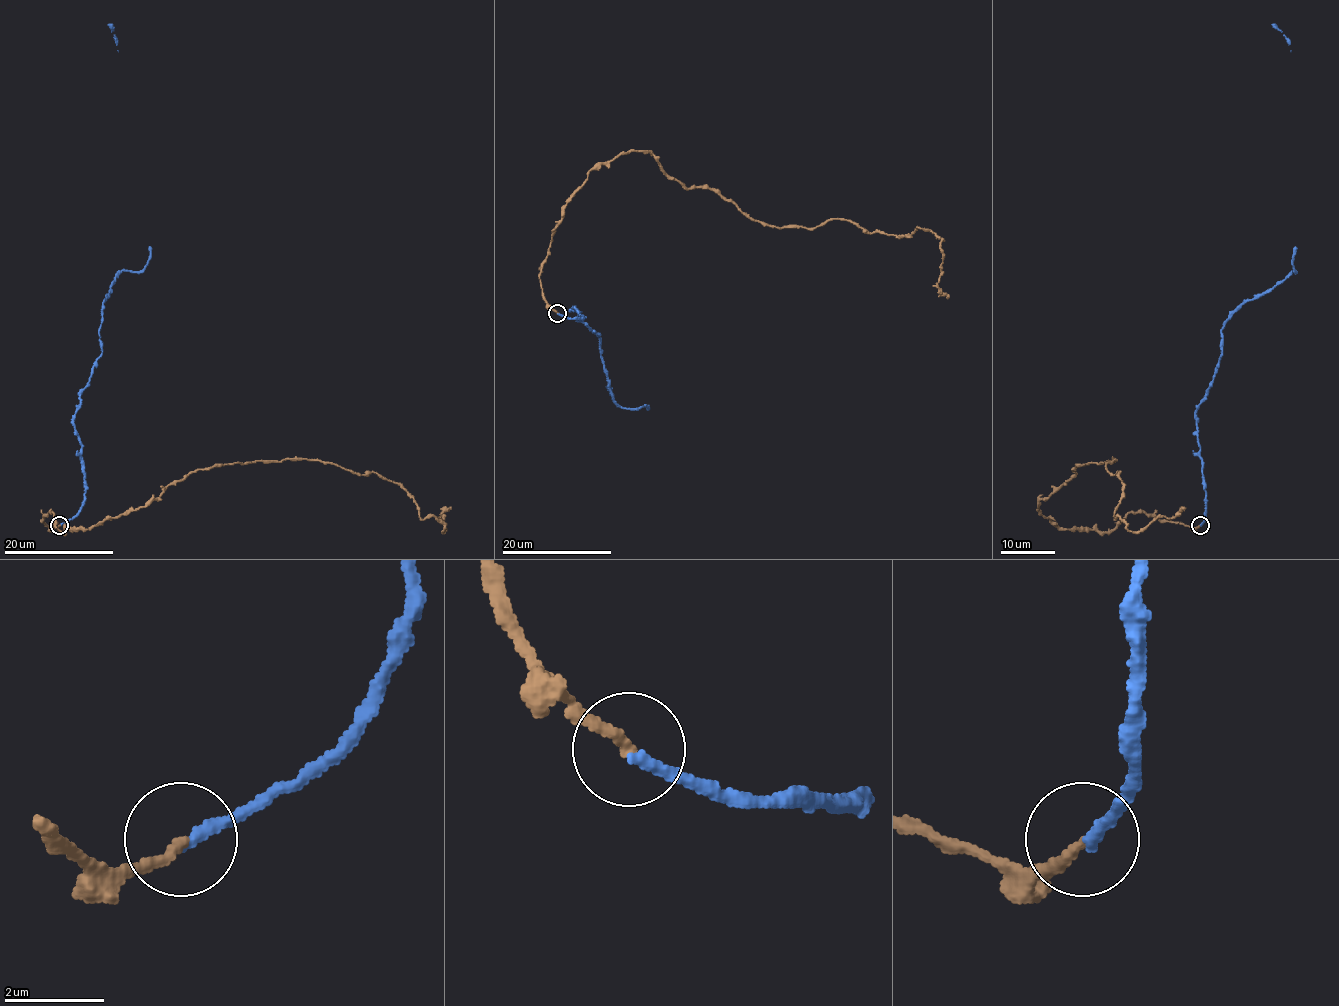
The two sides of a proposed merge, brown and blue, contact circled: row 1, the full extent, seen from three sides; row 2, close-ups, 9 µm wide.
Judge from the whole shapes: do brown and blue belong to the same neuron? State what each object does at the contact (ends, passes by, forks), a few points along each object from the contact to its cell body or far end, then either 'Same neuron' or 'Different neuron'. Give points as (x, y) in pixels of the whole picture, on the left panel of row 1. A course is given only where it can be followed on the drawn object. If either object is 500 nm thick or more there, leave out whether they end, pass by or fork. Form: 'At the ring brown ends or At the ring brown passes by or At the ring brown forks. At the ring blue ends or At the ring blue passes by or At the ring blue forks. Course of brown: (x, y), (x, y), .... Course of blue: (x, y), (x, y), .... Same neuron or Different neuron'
At the ring brown ends. At the ring blue ends. Course of brown: (59, 525), (41, 519), (89, 529), (190, 472), (283, 459), (375, 472), (443, 532), (451, 507). Course of blue: (59, 525), (83, 499), (74, 414), (101, 354), (103, 303), (114, 280), (141, 271), (149, 258), (112, 25). Different neuron

